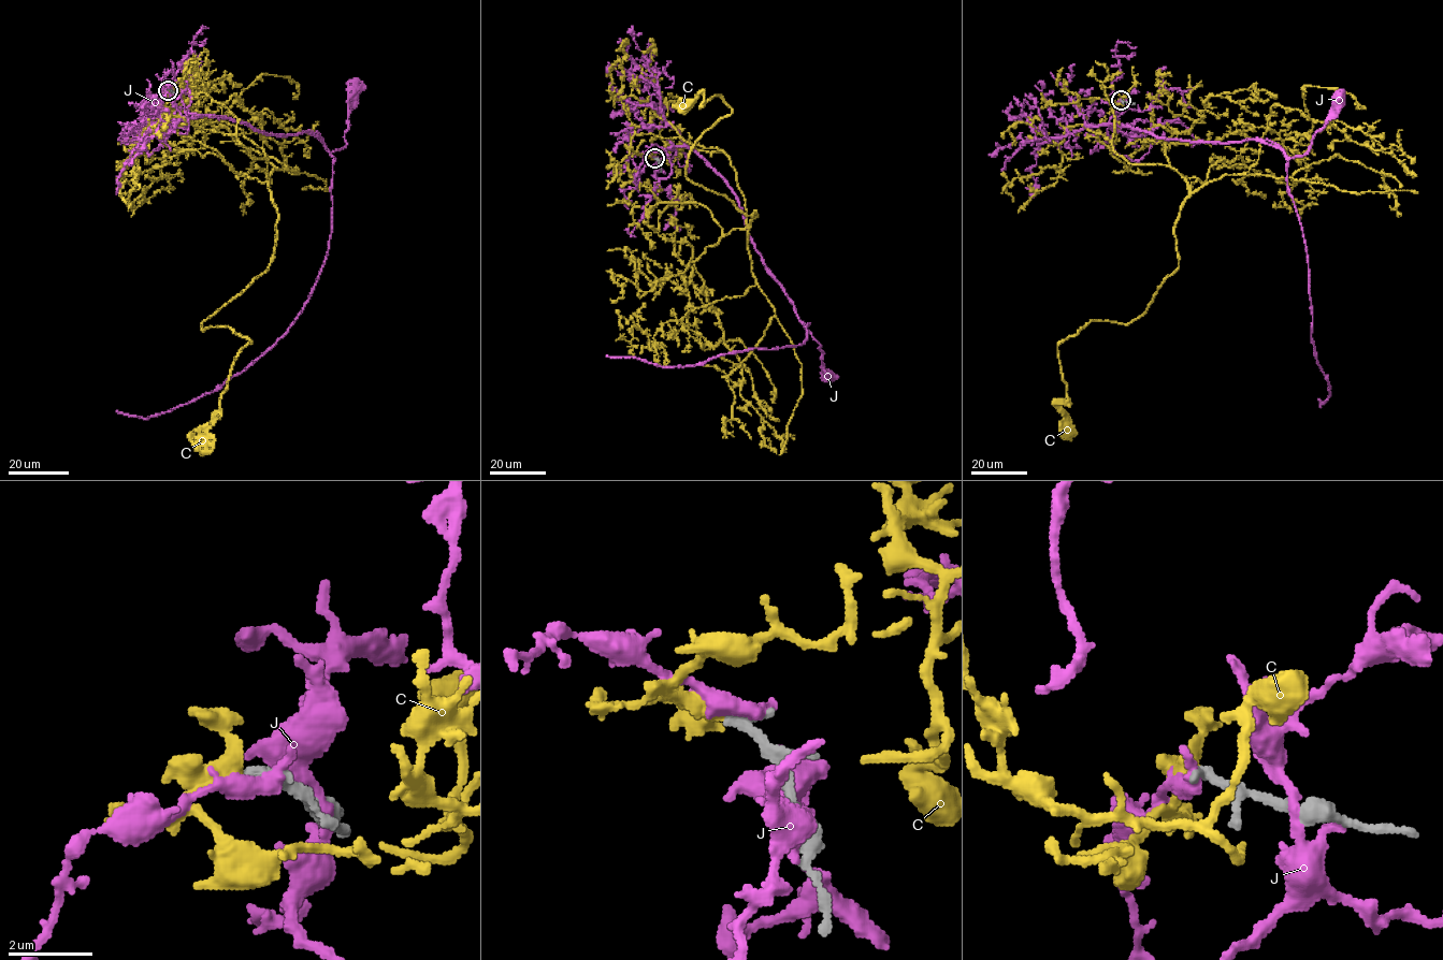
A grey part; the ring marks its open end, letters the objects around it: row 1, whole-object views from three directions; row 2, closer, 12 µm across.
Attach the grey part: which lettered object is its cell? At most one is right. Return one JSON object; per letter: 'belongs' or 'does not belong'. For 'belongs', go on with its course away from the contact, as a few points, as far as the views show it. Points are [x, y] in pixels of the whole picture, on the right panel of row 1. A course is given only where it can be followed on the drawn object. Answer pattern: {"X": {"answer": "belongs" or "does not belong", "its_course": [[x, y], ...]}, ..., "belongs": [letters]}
{"C": {"answer": "belongs", "its_course": [[1121, 100], [1112, 149], [1169, 165], [1187, 186], [1178, 267], [1140, 316], [1090, 321], [1058, 345], [1068, 433]]}, "J": {"answer": "does not belong"}, "belongs": ["C"]}

